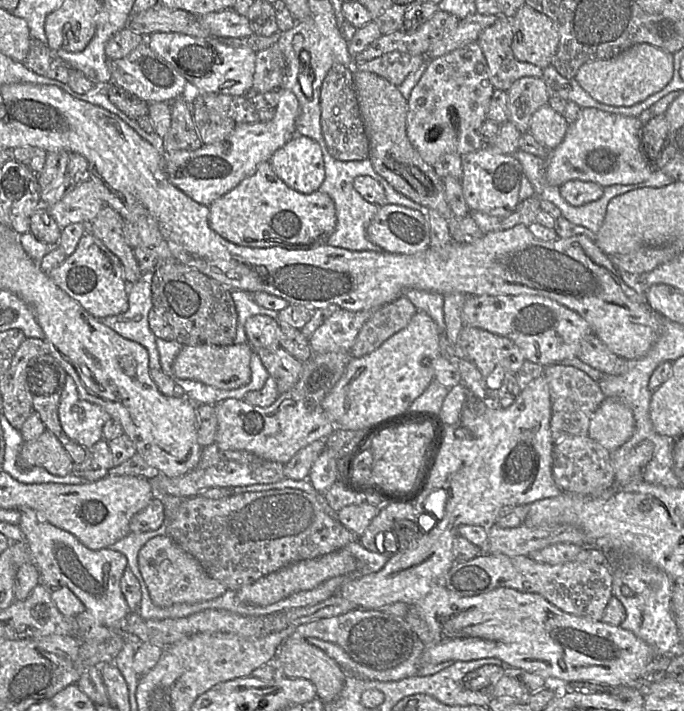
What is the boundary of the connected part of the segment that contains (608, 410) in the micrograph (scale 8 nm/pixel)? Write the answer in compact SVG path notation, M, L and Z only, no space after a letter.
M605 398L590 418L587 436L611 452L629 440L634 431L632 410L617 398Z

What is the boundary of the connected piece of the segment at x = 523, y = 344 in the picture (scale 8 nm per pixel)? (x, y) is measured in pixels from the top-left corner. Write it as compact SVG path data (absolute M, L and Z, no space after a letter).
M467 295L462 322L464 326L510 339L522 351L525 360L543 366L576 357L582 338L593 333L578 313L539 295Z

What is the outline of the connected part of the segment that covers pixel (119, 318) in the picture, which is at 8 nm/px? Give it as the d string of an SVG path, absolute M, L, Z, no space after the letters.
M150 274L135 283L127 283L129 308L126 312L100 318L99 321L125 339L146 348L150 369L161 370L156 336L149 327L148 317L153 309Z

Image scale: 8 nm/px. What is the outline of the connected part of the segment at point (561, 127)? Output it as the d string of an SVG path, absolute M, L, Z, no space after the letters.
M547 103L532 115L528 132L538 142L553 151L562 142L568 125L564 116Z

